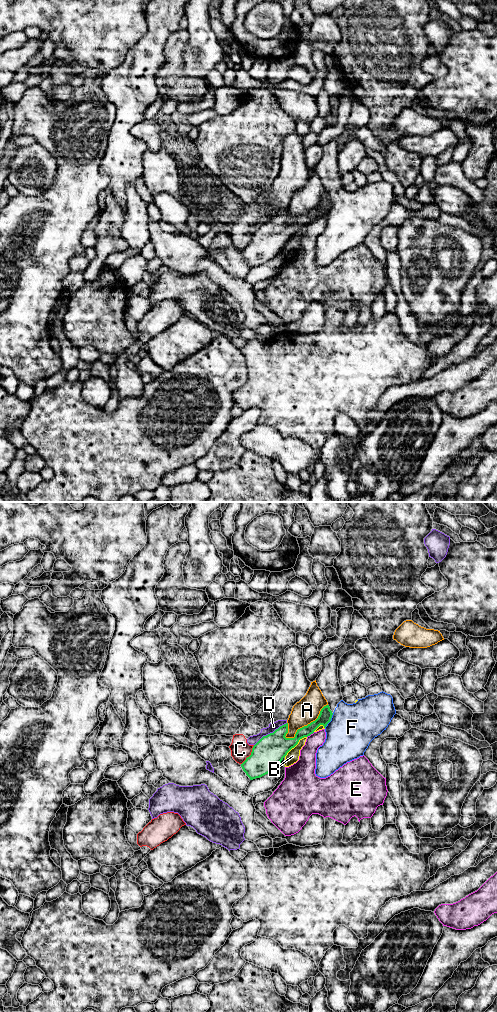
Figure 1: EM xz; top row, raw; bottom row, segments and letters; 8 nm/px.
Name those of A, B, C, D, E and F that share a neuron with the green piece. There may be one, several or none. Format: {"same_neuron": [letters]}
{"same_neuron": []}

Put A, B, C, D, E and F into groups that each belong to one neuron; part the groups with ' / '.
A / B / C / D / E / F

